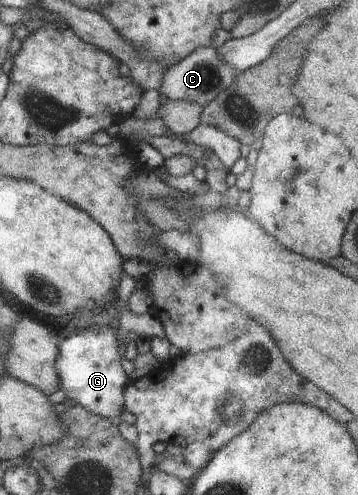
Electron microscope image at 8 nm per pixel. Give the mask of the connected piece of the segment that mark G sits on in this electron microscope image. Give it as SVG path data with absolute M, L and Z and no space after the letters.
M102 326L97 331L89 328L88 331L81 331L75 328L77 332L69 338L65 338L58 346L59 352L56 360L56 371L58 374L60 388L65 392L66 398L73 400L76 405L83 405L85 410L98 417L107 419L114 425L119 425L121 412L124 408L124 390L129 381L129 376L123 371L120 360L122 355L118 350L118 331L111 326Z

